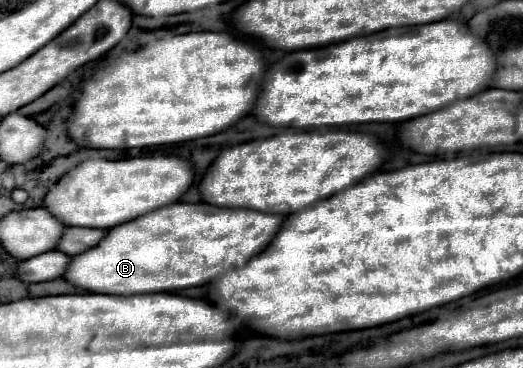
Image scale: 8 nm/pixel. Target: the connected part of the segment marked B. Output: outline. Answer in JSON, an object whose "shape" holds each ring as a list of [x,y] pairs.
{"shape":[[[207,203],[167,205],[167,209],[155,209],[155,213],[139,217],[139,221],[127,221],[127,225],[115,225],[115,229],[109,229],[107,237],[103,237],[95,249],[87,249],[87,253],[71,257],[71,269],[67,269],[63,279],[83,291],[105,295],[175,293],[187,287],[199,287],[215,279],[219,273],[247,263],[253,255],[263,251],[279,231],[281,221],[281,215],[251,209],[225,209]]]}

